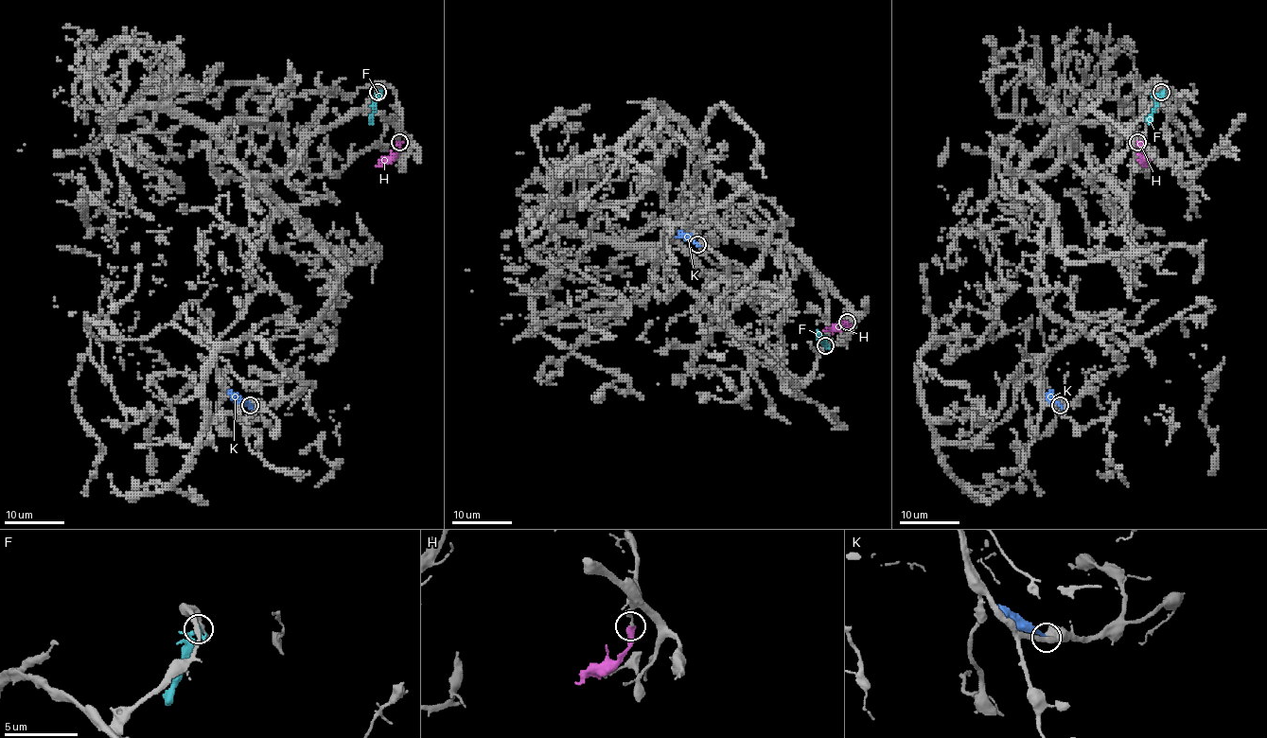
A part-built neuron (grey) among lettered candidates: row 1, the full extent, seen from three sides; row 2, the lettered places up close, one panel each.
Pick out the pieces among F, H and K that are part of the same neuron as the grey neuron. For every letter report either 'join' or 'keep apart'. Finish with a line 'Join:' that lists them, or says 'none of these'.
F: keep apart
H: keep apart
K: keep apart
Join: none of these

